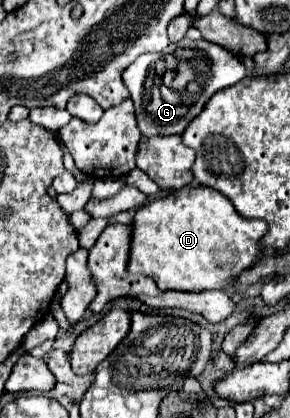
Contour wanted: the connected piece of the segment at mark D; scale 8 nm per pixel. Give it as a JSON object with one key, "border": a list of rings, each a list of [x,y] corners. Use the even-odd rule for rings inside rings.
{"border":[[[186,185],[134,213],[128,271],[152,277],[162,291],[230,291],[236,275],[260,259],[258,241],[266,231],[266,221],[240,217],[232,201],[220,191]]]}

